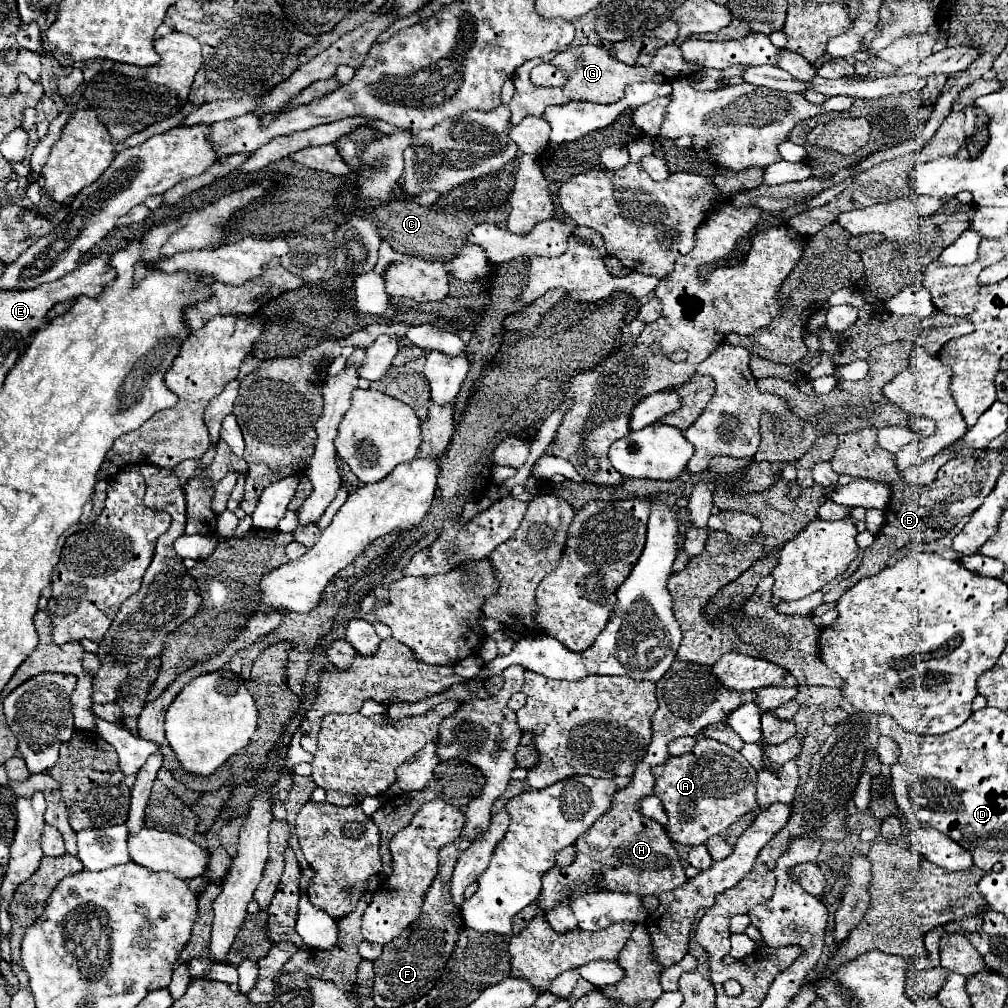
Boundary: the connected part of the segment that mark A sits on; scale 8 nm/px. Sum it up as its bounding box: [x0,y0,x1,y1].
[654,737,756,845]

